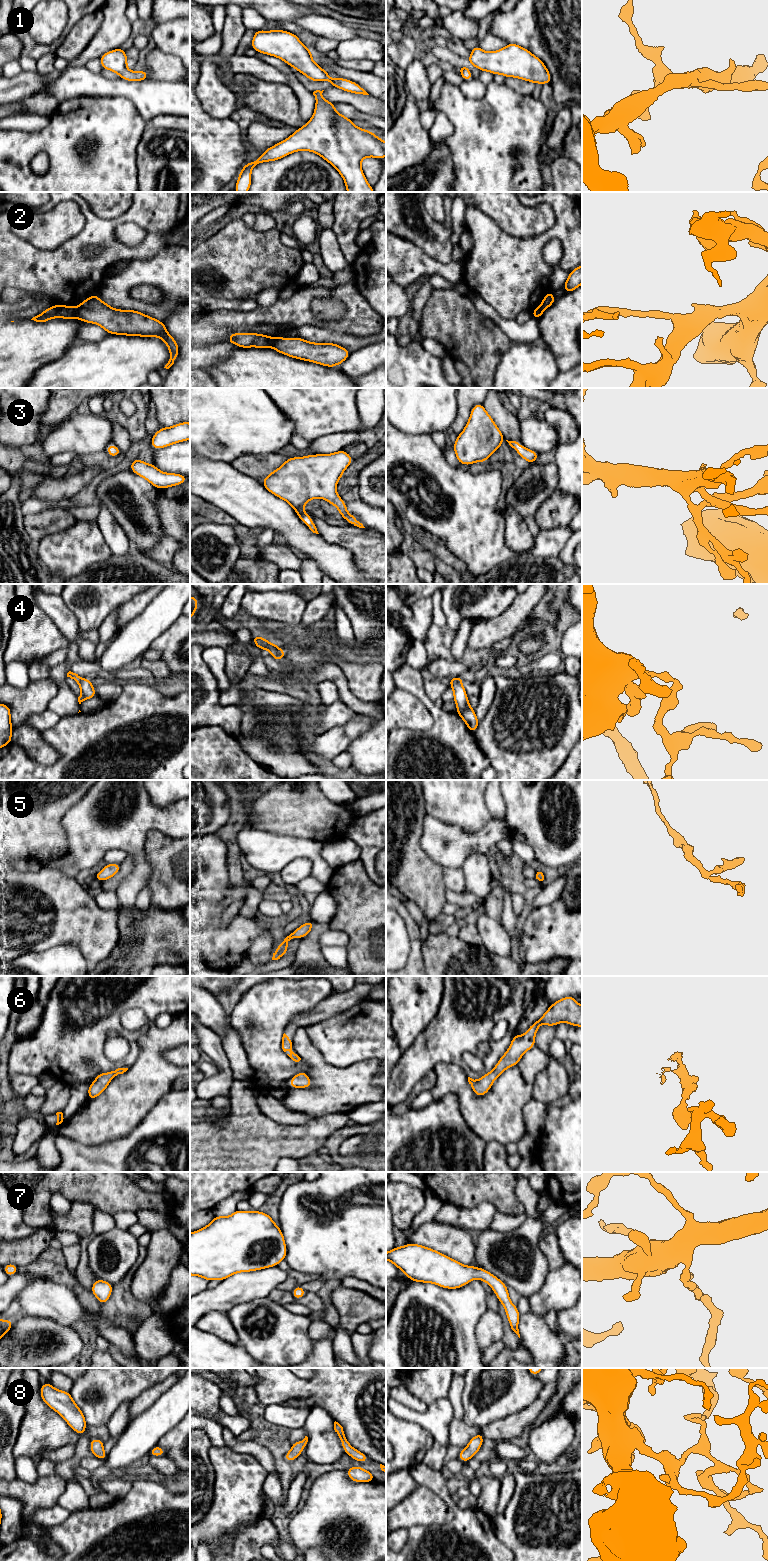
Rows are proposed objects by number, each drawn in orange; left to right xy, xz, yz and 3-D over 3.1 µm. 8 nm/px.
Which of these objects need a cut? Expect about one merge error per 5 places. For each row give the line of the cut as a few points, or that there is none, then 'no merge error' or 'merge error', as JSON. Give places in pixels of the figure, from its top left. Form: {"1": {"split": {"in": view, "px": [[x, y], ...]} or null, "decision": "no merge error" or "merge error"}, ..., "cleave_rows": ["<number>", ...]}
{"1": {"split": null, "decision": "no merge error"}, "2": {"split": {"in": "xy", "px": [[74, 308], [77, 316]]}, "decision": "merge error"}, "3": {"split": null, "decision": "no merge error"}, "4": {"split": {"in": "xz", "px": [[278, 647], [278, 655], [281, 658]]}, "decision": "merge error"}, "5": {"split": null, "decision": "no merge error"}, "6": {"split": null, "decision": "no merge error"}, "7": {"split": null, "decision": "no merge error"}, "8": {"split": null, "decision": "no merge error"}, "cleave_rows": ["2", "4"]}

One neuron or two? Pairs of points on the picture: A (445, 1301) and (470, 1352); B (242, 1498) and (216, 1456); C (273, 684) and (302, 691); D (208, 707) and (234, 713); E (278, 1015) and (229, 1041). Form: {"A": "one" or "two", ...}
{"A": "one", "B": "one", "C": "one", "D": "one", "E": "two"}

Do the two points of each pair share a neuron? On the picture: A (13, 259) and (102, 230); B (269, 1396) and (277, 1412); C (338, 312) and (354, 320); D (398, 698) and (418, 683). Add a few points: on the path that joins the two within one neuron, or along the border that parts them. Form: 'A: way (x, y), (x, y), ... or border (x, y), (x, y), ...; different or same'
A: way (35, 259), (63, 259), (80, 242); same
B: border (266, 1405), (283, 1404), (296, 1408); different
C: border (345, 306), (345, 314), (340, 319), (321, 320); different
D: border (404, 689), (412, 692), (426, 706); different

